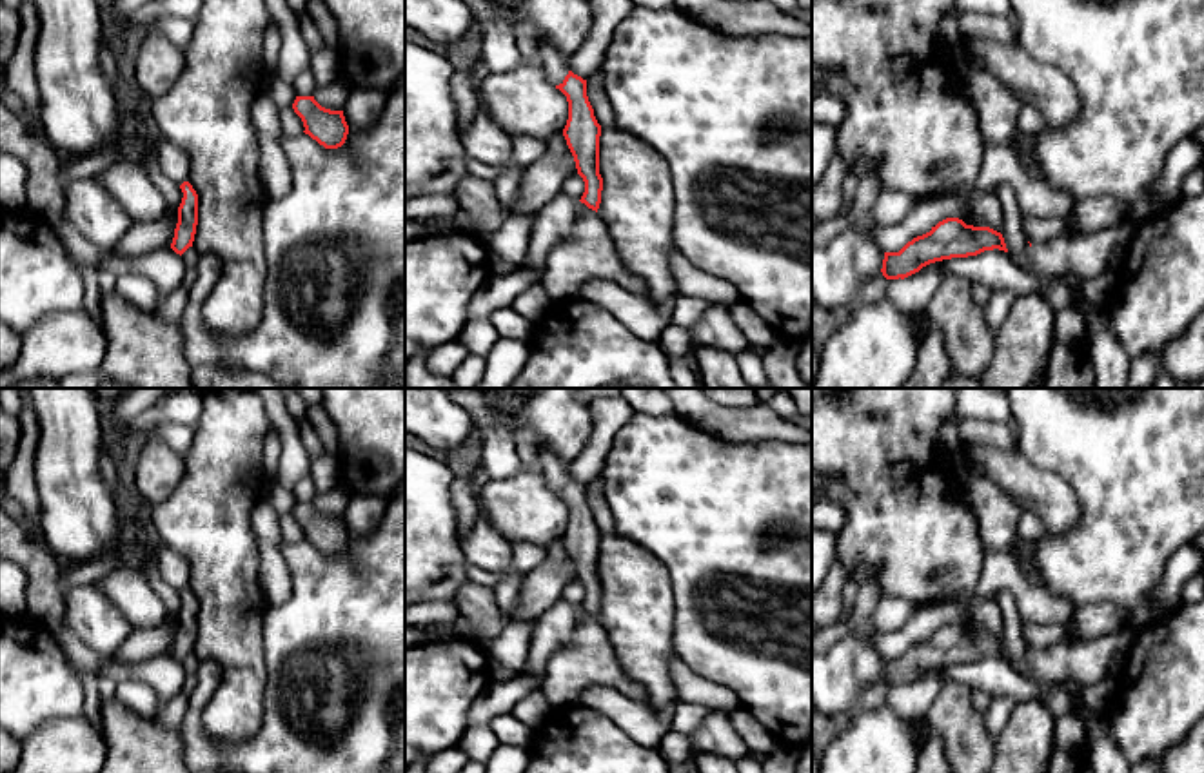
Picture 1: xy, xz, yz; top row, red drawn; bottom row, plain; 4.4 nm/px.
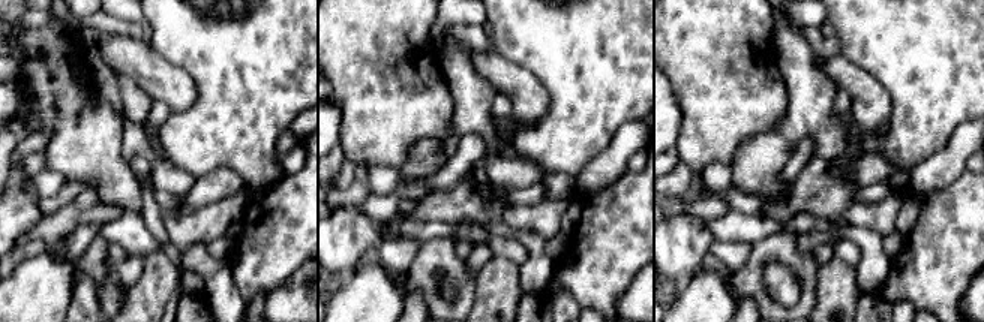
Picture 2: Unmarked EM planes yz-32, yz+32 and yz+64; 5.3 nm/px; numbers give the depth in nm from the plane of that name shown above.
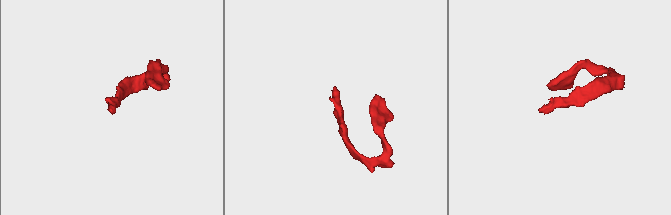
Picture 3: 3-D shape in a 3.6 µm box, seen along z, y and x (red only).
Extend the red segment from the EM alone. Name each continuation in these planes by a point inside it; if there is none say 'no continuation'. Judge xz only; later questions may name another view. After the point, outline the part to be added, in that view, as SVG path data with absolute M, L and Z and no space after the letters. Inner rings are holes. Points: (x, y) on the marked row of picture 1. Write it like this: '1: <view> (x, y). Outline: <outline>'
1: xz (556, 68). Outline: M539 42L538 62L552 85L563 83L568 74L568 62L552 44Z

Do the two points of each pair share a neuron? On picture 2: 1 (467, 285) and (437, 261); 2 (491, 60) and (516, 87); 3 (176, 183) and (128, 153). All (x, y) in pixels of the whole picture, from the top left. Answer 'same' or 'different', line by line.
1: same
2: same
3: same

